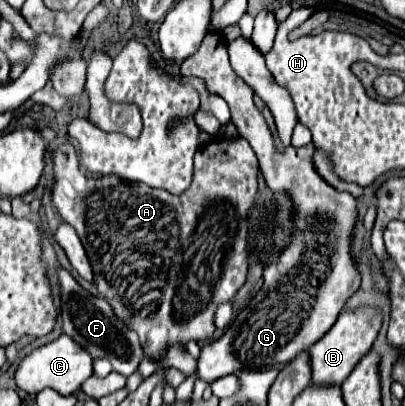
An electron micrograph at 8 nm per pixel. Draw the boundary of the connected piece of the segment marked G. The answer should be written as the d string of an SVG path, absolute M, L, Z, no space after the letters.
M207 34L199 50L181 64L181 76L195 76L205 82L209 94L221 96L231 108L231 120L259 158L259 170L273 194L285 192L293 204L291 240L275 262L263 270L263 286L243 308L219 340L203 344L197 360L199 378L213 382L239 370L255 370L271 364L287 364L301 350L311 348L335 324L345 302L359 290L361 274L351 254L351 234L357 224L357 200L347 192L331 188L313 168L313 144L305 148L285 148L279 152L273 136L253 104L253 90L233 74L225 40Z

